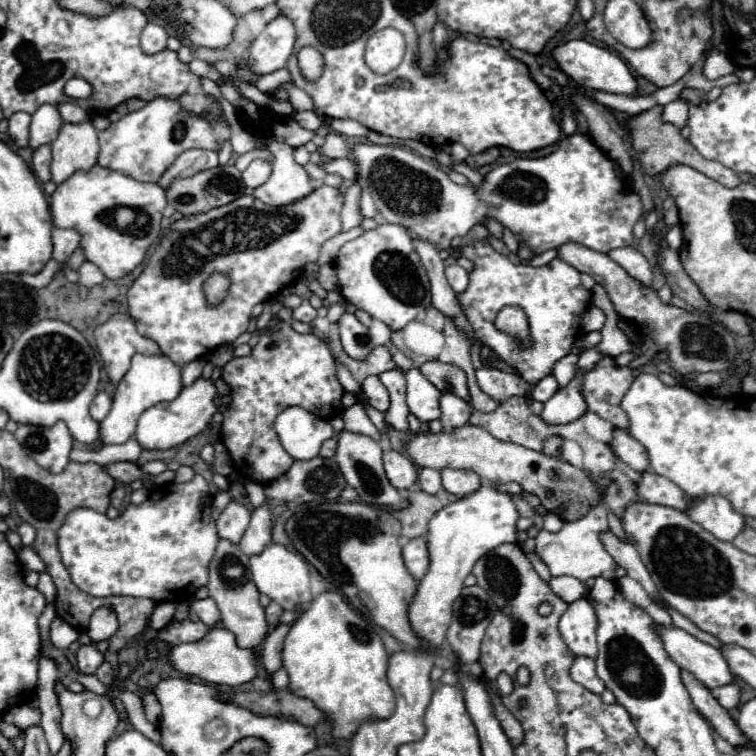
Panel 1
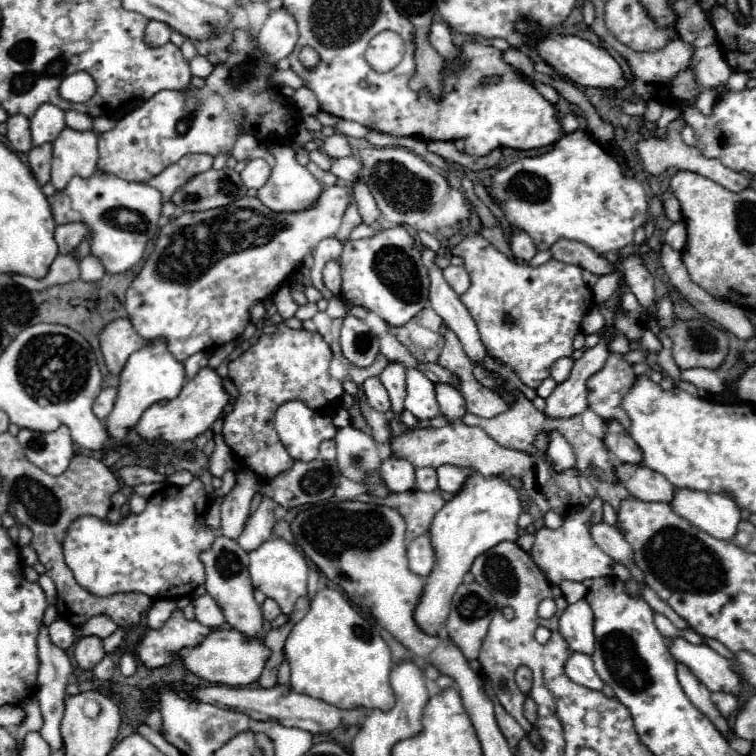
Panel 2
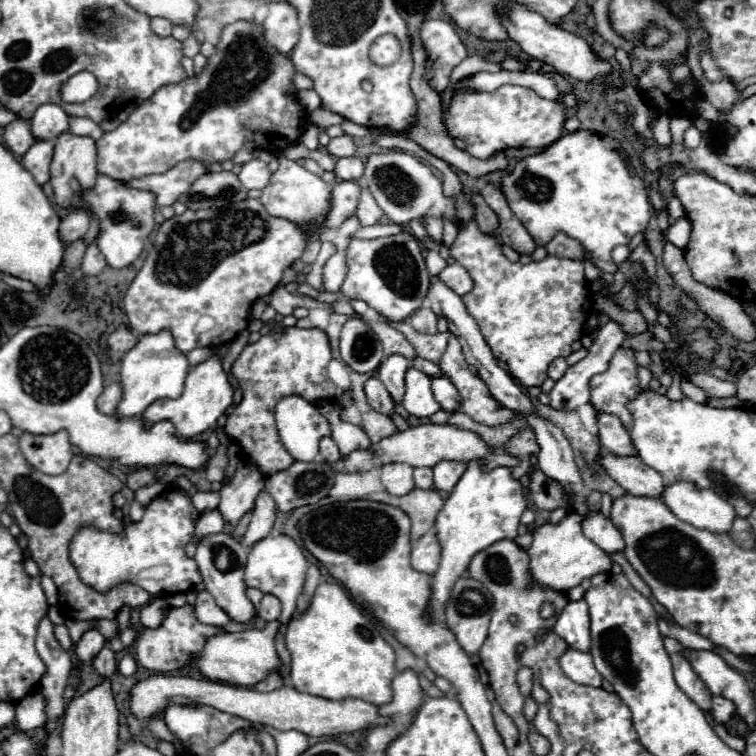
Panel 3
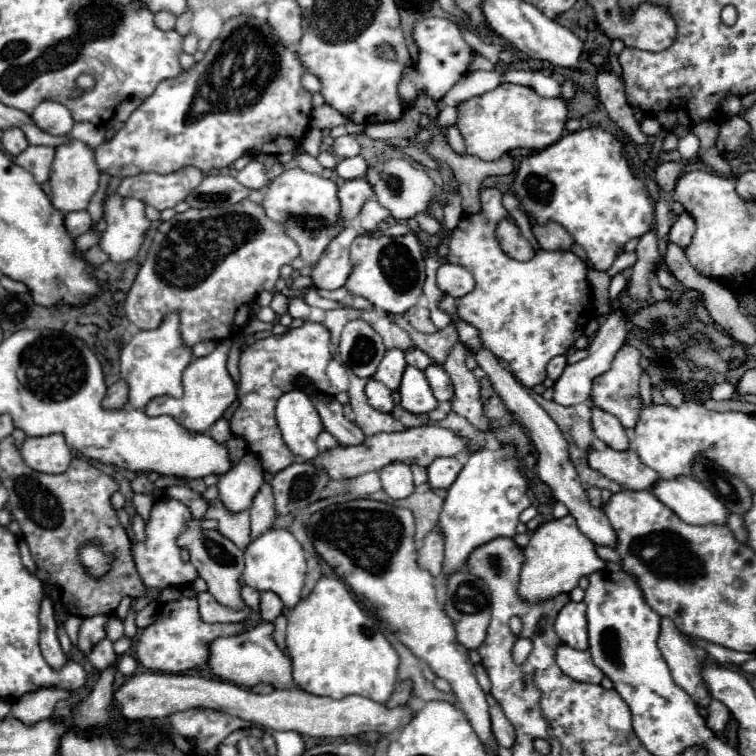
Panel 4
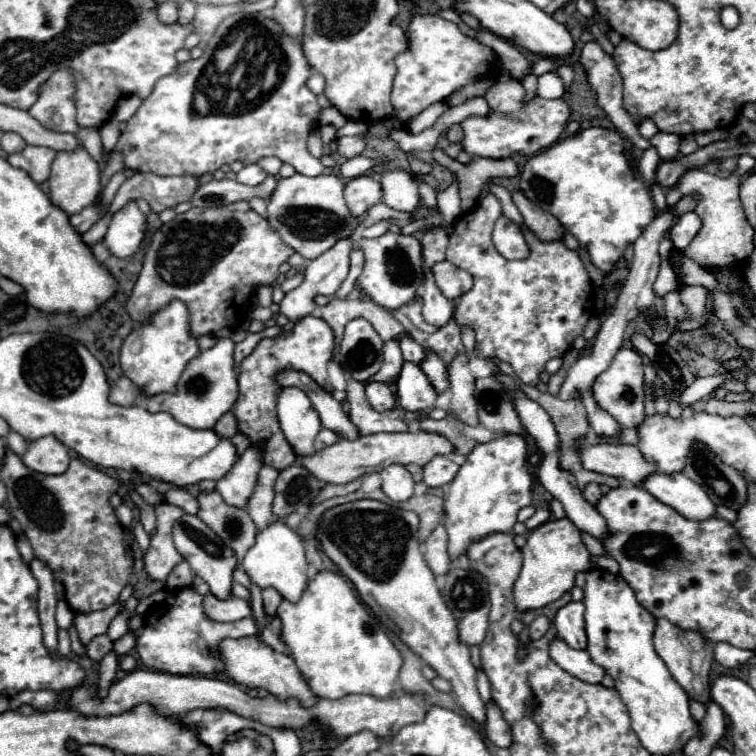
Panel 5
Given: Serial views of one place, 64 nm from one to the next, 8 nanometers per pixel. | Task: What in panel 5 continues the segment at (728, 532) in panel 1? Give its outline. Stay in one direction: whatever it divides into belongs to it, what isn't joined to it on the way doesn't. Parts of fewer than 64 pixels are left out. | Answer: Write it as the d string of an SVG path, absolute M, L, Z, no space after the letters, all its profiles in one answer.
M654 472L652 476L648 476L648 480L640 482L640 488L648 490L654 498L672 506L676 512L690 520L706 520L714 516L716 506L708 498L704 488L686 478L682 472L672 472L672 476Z

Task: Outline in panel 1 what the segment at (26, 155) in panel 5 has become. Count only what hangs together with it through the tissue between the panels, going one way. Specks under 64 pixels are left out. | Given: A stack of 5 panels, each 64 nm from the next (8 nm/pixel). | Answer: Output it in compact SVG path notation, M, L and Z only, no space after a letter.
M40 146L40 148L34 150L32 170L34 170L34 174L38 176L40 182L48 182L50 180L50 160L52 160L50 146Z

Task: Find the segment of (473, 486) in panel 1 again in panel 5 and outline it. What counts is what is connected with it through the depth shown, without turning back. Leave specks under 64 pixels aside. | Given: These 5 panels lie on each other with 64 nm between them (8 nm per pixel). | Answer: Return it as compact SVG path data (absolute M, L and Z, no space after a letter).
M434 456L426 466L424 466L424 476L422 482L430 488L434 486L444 486L448 484L456 472L458 472L458 464L450 458L450 456Z

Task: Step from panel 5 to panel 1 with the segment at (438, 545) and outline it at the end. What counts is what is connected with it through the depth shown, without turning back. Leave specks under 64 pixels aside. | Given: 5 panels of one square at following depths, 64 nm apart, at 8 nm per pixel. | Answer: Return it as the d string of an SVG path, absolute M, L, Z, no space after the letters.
M414 538L410 540L404 550L402 550L402 556L404 556L404 562L406 562L406 568L408 572L416 578L416 580L422 580L424 578L424 572L428 572L428 544L424 538Z

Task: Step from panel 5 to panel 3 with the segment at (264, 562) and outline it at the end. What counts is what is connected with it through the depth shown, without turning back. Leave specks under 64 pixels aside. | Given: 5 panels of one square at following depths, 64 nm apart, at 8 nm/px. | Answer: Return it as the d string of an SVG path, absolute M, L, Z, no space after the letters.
M278 534L278 536L266 536L264 540L252 544L250 552L248 552L248 564L246 564L246 572L244 572L244 580L248 586L258 588L260 592L266 594L274 594L280 602L282 602L282 614L278 618L280 628L278 628L278 636L276 636L276 650L278 656L282 660L282 676L284 680L288 680L290 674L290 652L284 644L284 634L286 634L286 624L290 622L294 610L296 610L296 598L304 588L304 578L306 578L306 570L308 570L308 560L302 552L302 548L286 534Z

